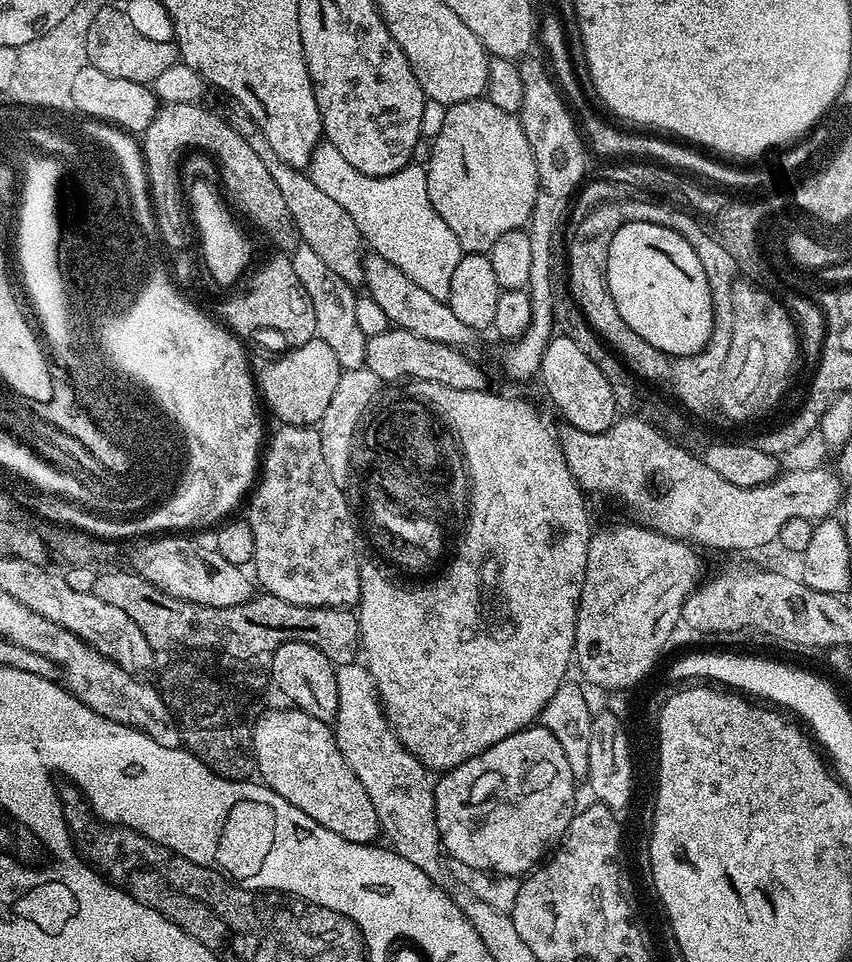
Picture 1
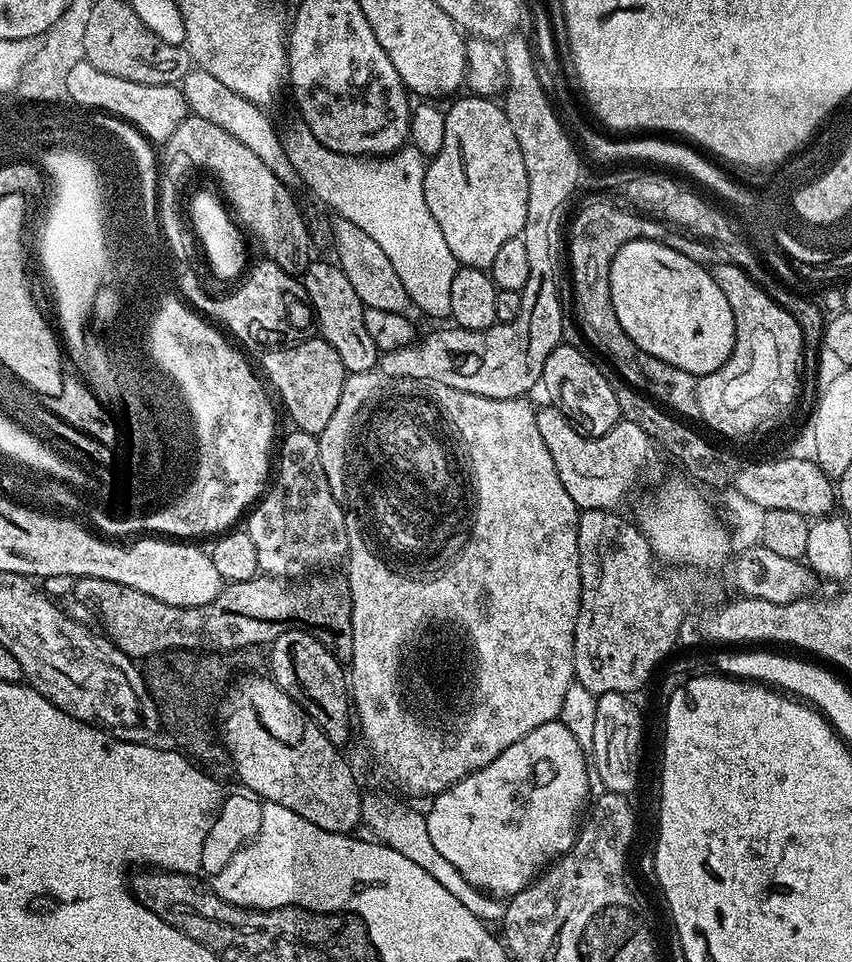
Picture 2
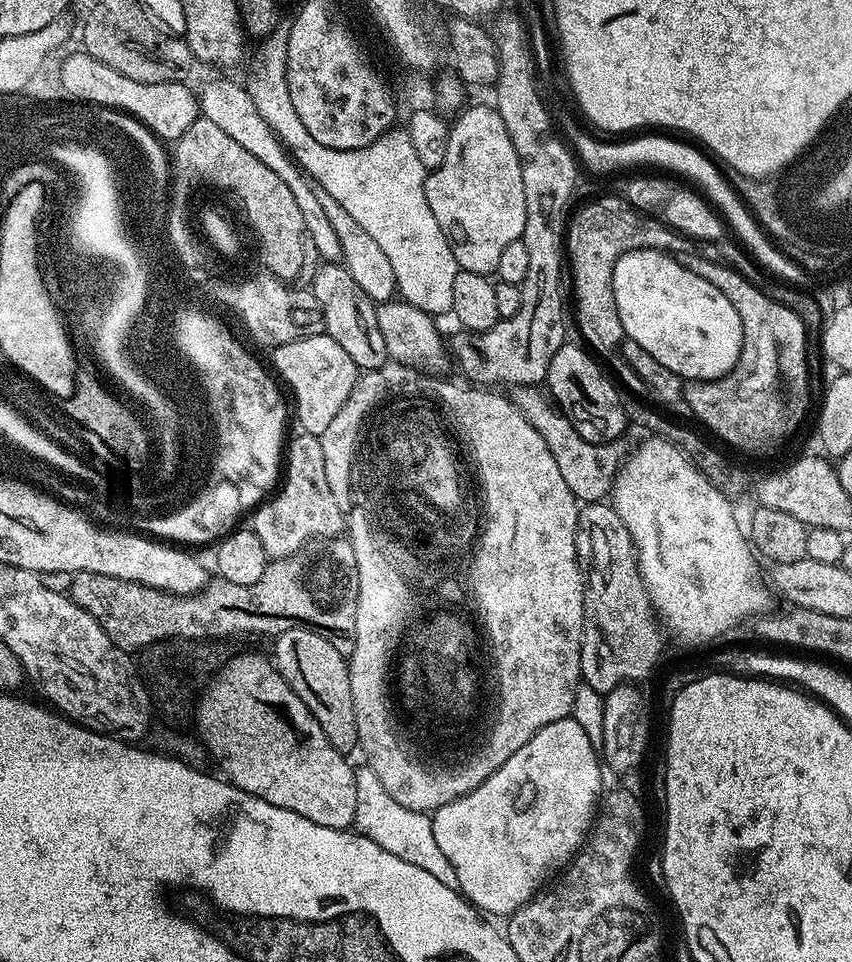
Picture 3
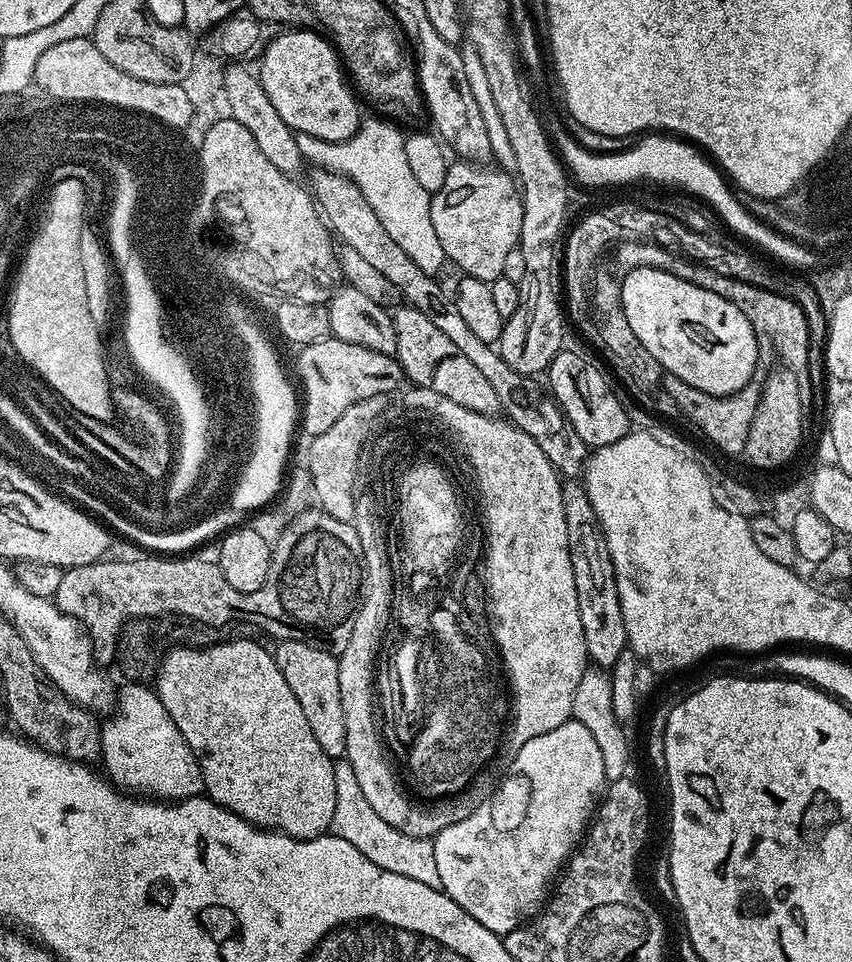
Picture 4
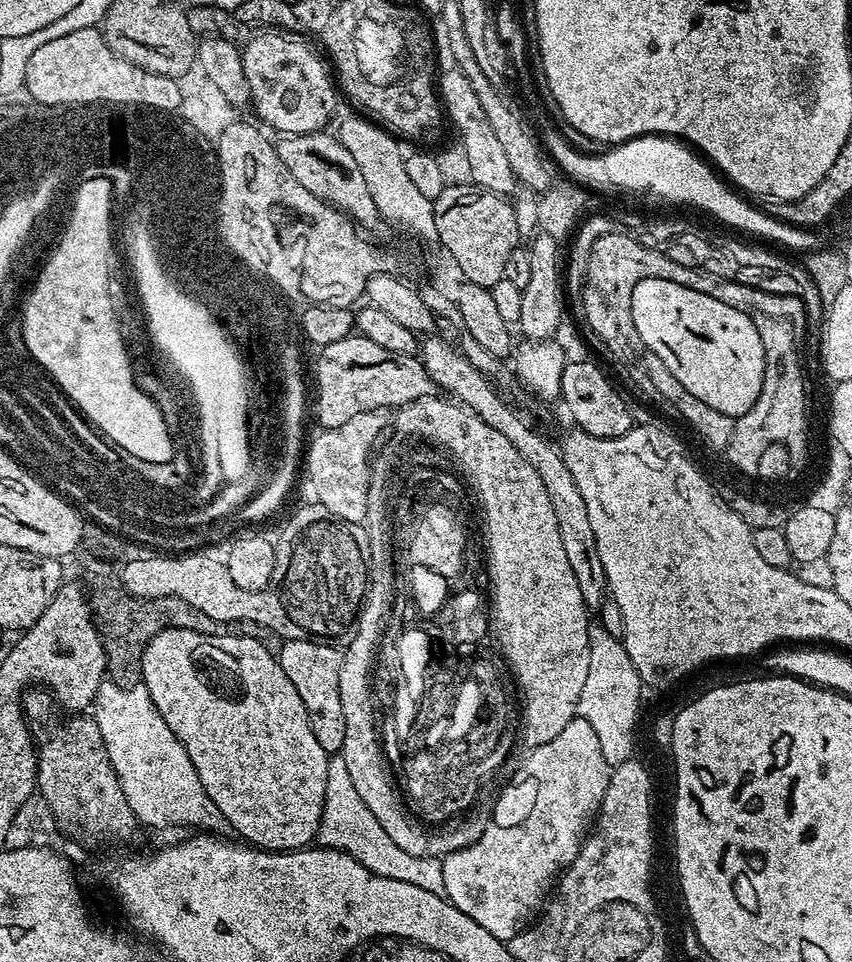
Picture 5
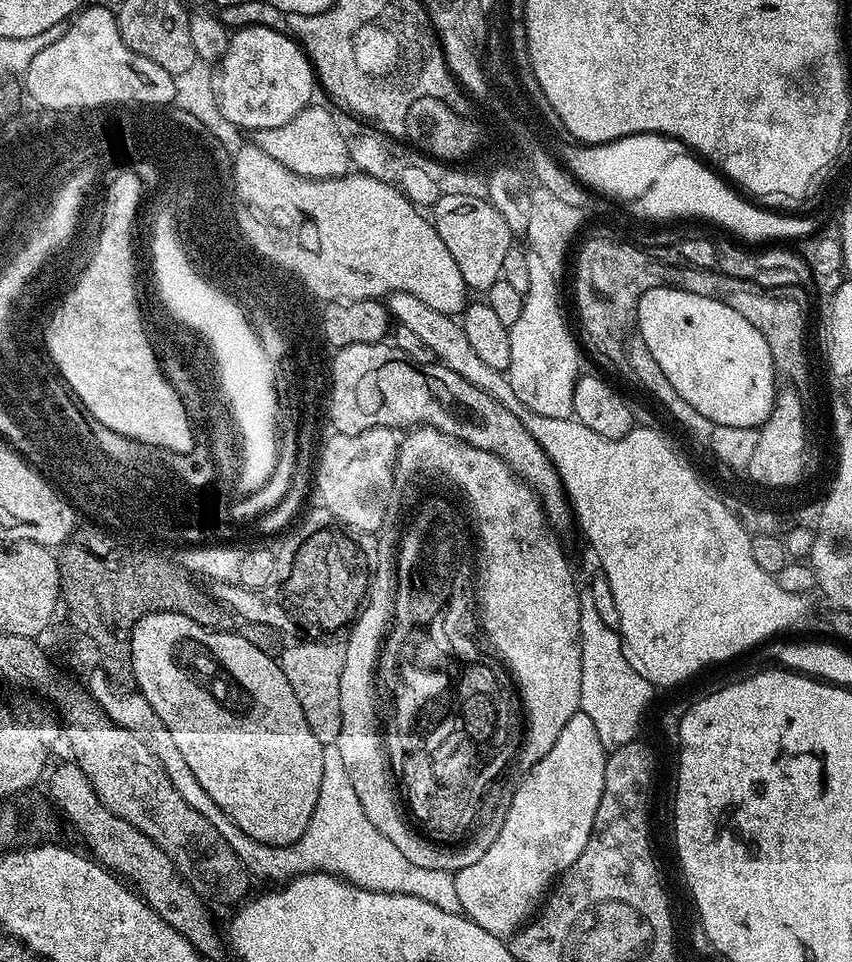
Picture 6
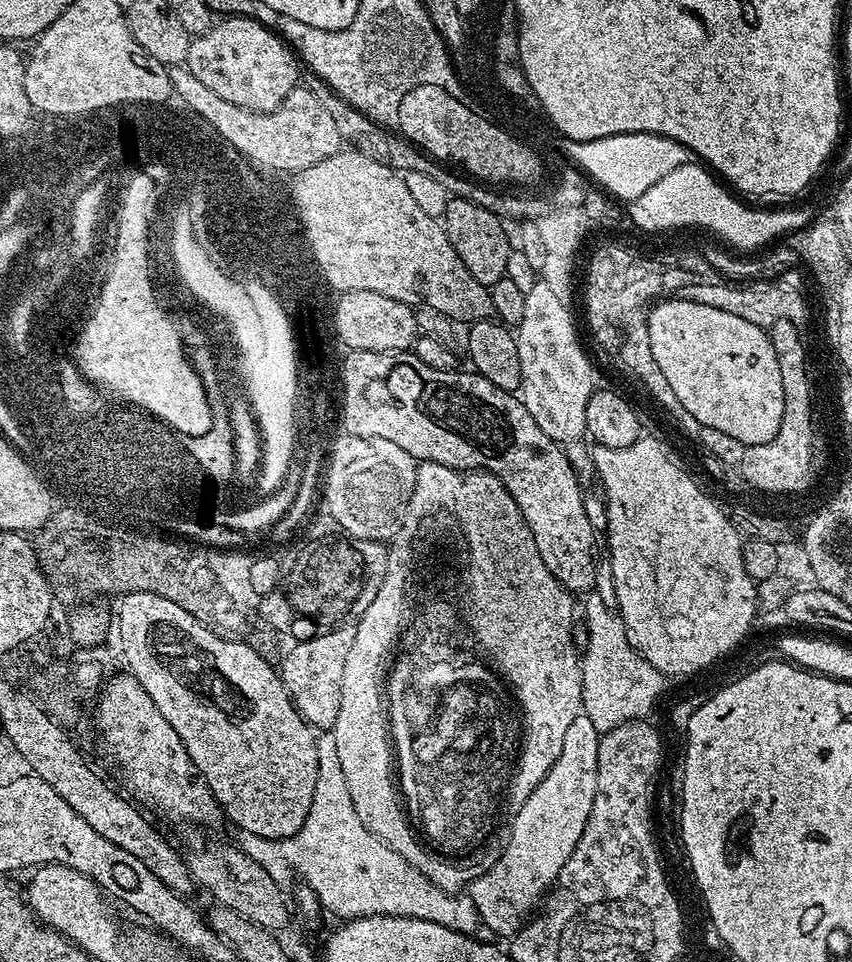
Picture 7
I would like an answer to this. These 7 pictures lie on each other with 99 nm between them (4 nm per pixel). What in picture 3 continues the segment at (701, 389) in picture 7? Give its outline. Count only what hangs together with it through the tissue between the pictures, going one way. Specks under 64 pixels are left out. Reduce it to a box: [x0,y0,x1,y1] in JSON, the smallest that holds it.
[612,248,743,381]

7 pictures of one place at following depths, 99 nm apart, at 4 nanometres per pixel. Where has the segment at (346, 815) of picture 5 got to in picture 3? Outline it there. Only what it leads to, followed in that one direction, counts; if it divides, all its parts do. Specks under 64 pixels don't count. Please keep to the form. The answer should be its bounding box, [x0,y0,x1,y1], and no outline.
[354,794,455,884]

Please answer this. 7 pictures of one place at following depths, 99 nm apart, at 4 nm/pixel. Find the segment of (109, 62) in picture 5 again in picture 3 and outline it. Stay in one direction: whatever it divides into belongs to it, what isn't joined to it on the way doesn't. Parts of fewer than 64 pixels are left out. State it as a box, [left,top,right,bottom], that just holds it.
[66,56,198,142]

